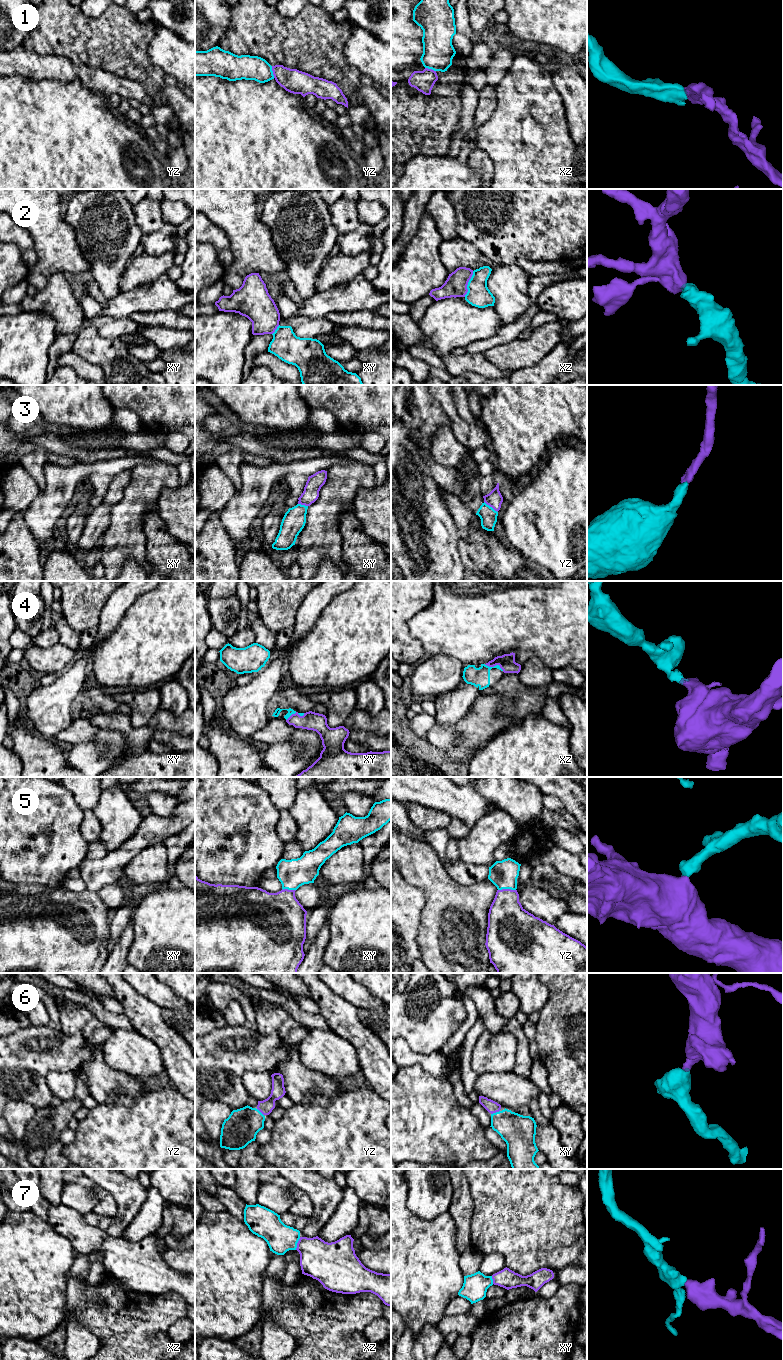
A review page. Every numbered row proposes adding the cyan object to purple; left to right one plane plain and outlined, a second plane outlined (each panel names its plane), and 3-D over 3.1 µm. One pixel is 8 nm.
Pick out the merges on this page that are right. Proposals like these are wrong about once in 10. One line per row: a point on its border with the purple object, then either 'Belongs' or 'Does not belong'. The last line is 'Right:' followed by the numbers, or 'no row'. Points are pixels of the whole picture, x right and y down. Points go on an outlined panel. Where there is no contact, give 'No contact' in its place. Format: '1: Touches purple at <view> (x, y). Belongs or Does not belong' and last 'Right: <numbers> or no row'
1: Touches purple at yz (273, 72). Belongs
2: Touches purple at xz (467, 284). Belongs
3: Touches purple at yz (491, 506). Belongs
4: Touches purple at xz (494, 665). Belongs
5: Touches purple at yz (506, 889). Belongs
6: Touches purple at xy (495, 1112). Belongs
7: Touches purple at xz (297, 1243). Belongs
Right: 1, 2, 3, 4, 5, 6, 7

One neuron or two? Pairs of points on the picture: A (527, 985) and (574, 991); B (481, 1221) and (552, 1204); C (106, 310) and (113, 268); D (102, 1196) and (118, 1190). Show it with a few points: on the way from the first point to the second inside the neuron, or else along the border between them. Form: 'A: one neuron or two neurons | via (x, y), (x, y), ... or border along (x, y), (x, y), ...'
A: two neurons | border along (543, 983), (548, 990), (548, 1000), (540, 1010)
B: one neuron | via (499, 1221), (515, 1214), (529, 1214), (534, 1209)
C: two neurons | border along (118, 291), (107, 300)
D: two neurons | border along (96, 1184), (113, 1197), (117, 1207), (115, 1216)

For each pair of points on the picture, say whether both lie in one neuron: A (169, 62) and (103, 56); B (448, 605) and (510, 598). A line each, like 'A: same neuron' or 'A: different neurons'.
A: different neurons
B: same neuron

